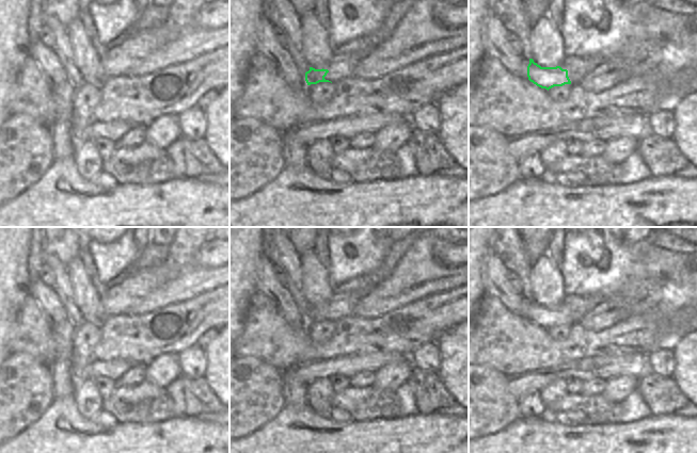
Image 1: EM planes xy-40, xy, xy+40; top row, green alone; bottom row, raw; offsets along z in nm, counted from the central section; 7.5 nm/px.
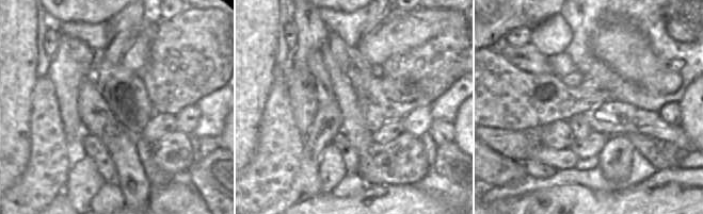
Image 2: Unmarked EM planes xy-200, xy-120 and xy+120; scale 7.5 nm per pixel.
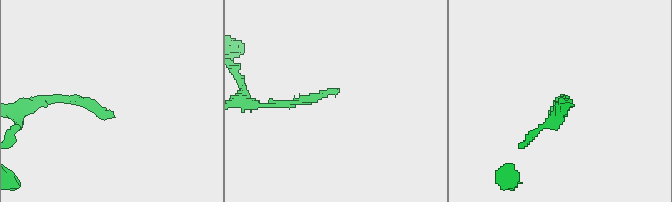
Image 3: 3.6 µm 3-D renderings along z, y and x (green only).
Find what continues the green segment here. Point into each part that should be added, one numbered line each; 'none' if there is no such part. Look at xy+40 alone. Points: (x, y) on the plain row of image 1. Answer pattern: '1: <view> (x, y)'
1: xy+40 (577, 306)

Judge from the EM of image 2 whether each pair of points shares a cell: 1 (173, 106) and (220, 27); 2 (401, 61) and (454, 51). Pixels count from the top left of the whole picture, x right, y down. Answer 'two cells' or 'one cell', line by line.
1: two cells
2: one cell

